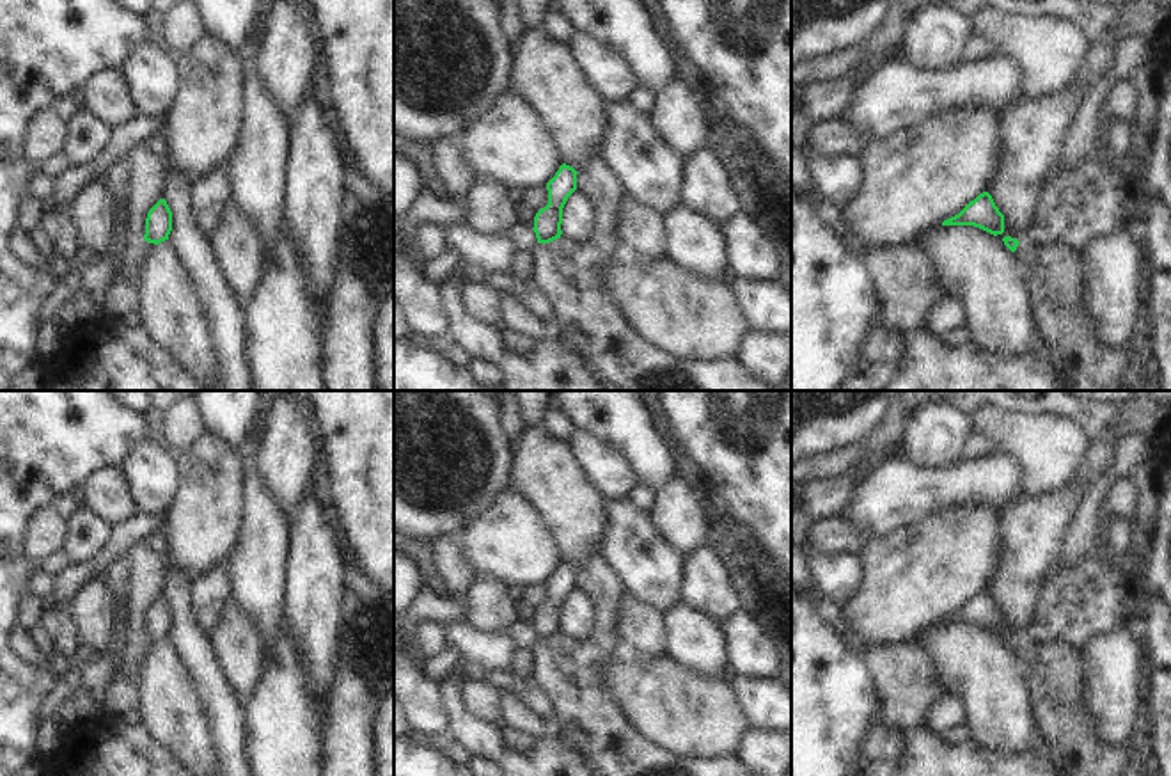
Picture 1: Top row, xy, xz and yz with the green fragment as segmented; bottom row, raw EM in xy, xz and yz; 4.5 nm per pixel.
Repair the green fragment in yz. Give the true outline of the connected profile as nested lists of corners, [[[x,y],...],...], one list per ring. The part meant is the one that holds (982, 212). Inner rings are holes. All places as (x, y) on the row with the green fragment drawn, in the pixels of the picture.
[[[983,192],[958,215],[944,220],[942,226],[974,226],[997,236],[1004,233],[1004,215],[995,206],[992,195]]]

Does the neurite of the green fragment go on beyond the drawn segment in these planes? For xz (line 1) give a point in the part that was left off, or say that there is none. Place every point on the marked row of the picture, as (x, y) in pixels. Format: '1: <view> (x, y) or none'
1: none

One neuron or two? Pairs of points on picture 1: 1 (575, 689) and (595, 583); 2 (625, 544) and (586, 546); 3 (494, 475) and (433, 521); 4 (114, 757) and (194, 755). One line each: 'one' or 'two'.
1: one
2: two
3: one
4: two

